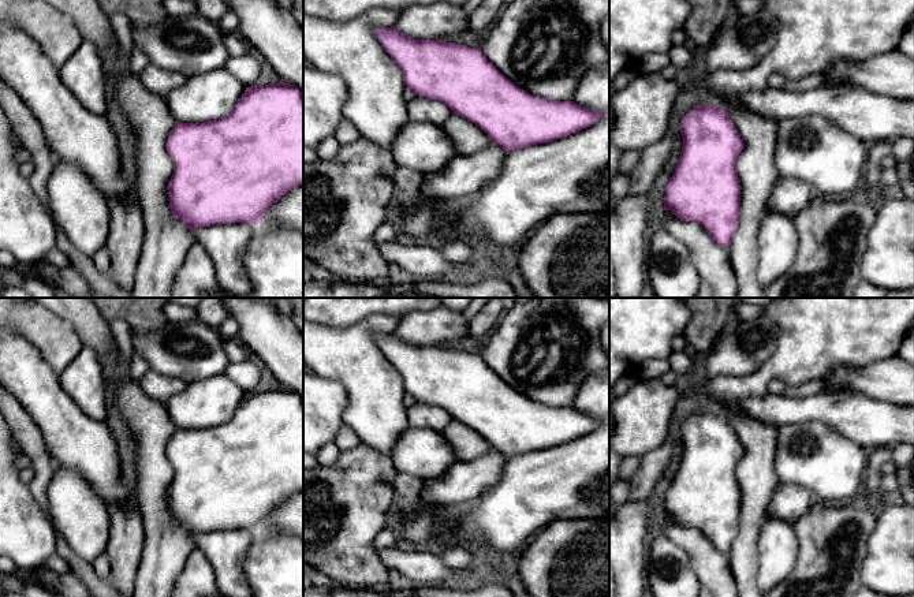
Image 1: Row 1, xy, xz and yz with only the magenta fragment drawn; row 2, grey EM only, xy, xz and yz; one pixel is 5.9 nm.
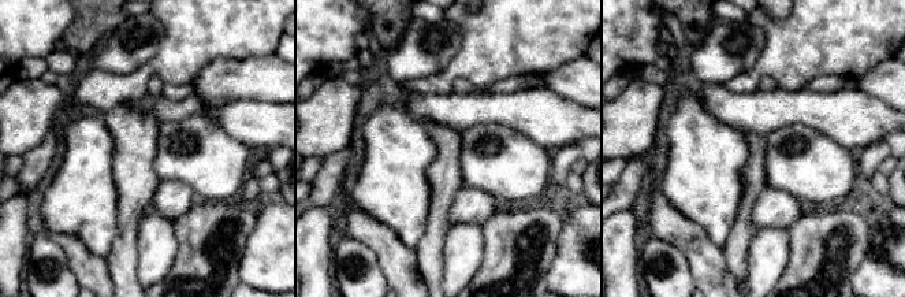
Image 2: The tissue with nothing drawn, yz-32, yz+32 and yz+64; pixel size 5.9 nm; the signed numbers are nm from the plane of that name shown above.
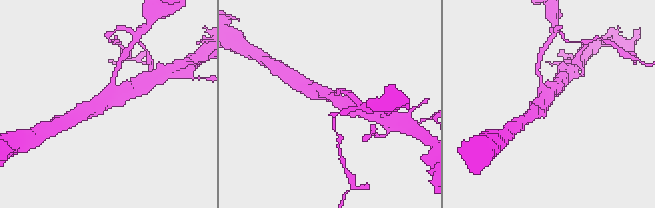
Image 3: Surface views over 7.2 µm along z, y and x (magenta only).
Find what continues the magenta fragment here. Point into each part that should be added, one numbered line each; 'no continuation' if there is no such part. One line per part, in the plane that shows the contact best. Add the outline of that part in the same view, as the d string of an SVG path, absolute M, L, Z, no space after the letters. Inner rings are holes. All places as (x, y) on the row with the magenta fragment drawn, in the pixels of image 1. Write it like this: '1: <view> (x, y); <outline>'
no continuation

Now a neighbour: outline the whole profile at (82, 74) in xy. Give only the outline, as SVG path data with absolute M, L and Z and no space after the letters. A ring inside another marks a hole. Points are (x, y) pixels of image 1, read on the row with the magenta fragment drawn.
M90 41L81 46L59 68L64 86L92 113L107 113L107 83L102 60Z

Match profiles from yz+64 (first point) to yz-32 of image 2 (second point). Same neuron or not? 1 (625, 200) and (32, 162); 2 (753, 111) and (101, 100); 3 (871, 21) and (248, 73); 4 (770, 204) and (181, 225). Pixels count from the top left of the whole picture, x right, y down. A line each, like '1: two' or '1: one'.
1: one
2: two
3: two
4: two

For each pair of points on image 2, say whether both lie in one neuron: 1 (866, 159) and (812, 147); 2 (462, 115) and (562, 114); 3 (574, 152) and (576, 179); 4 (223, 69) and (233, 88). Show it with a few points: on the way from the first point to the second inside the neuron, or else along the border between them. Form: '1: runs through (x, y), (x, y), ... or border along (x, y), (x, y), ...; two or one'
1: border along (856, 163), (856, 174), (860, 184); two
2: runs through (487, 111), (527, 111), (537, 114); one
3: border along (570, 170), (563, 192); two
4: runs through (223, 73), (223, 77), (230, 84); one

